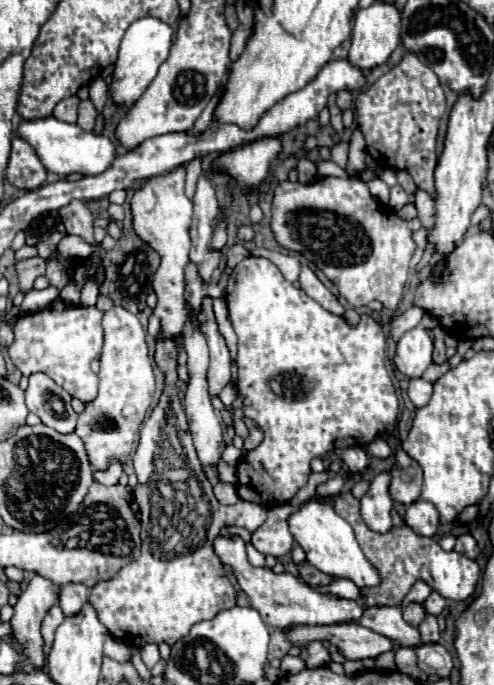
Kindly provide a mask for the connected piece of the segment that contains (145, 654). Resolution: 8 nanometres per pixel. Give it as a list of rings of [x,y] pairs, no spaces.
[[[146,644],[142,646],[142,660],[148,668],[152,668],[158,660],[160,660],[160,652],[158,652],[158,646],[156,644]]]

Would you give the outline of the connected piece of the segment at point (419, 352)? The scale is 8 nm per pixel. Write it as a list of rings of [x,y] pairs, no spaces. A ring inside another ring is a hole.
[[[424,316],[422,322],[408,330],[396,348],[394,364],[406,378],[420,378],[424,370],[432,364],[432,340],[428,330],[436,326],[438,320],[432,316]]]

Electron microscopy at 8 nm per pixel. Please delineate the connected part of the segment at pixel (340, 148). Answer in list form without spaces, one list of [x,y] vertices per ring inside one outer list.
[[[339,142],[331,149],[331,159],[345,169],[348,161],[349,143]]]

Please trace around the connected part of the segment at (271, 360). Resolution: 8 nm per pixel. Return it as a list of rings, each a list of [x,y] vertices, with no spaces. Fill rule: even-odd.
[[[248,256],[244,258],[230,274],[228,278],[228,286],[226,286],[226,304],[228,304],[228,314],[230,314],[230,322],[232,328],[236,330],[238,336],[238,396],[242,396],[242,412],[246,418],[250,418],[252,422],[256,422],[264,434],[272,434],[266,436],[266,440],[260,444],[260,448],[248,452],[240,464],[238,464],[238,496],[242,500],[250,500],[250,502],[260,502],[266,508],[278,506],[278,504],[286,504],[302,486],[306,486],[308,476],[310,476],[310,460],[312,458],[320,458],[326,452],[332,452],[336,448],[348,448],[348,446],[366,446],[370,444],[378,434],[382,434],[384,430],[392,430],[394,422],[398,418],[398,398],[396,398],[396,390],[392,386],[390,374],[384,363],[386,361],[386,336],[382,326],[368,314],[364,314],[360,318],[358,326],[350,326],[342,316],[334,316],[330,312],[326,312],[318,302],[314,302],[312,298],[306,296],[304,290],[294,288],[282,274],[280,270],[266,258],[256,258],[256,256]]]

